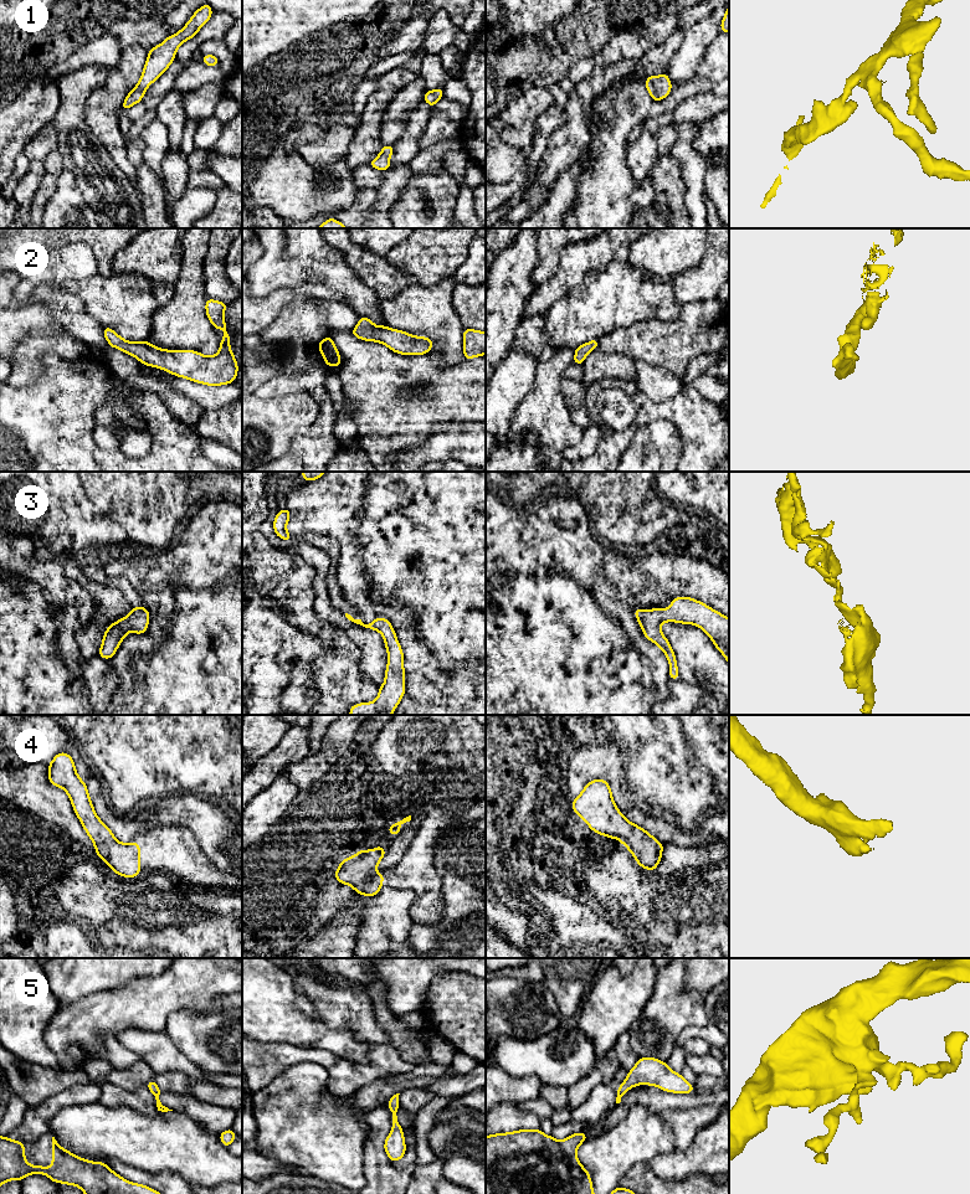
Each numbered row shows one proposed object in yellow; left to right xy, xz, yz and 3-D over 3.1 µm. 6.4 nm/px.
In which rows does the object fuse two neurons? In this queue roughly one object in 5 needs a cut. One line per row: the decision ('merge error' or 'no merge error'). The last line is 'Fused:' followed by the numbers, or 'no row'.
1: no merge error
2: no merge error
3: no merge error
4: no merge error
5: no merge error
Fused: no row

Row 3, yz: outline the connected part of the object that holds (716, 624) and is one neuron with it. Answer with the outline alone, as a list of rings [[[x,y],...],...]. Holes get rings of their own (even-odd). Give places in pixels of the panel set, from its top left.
[[[674,597],[668,608],[633,609],[643,635],[657,644],[669,662],[669,679],[679,679],[674,652],[661,632],[663,622],[696,624],[703,629],[729,664],[729,618],[691,597]]]

